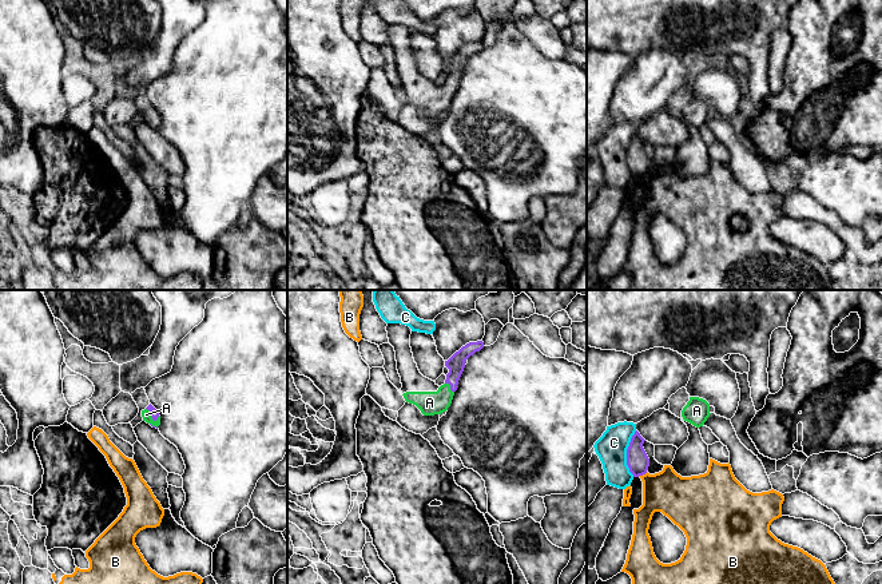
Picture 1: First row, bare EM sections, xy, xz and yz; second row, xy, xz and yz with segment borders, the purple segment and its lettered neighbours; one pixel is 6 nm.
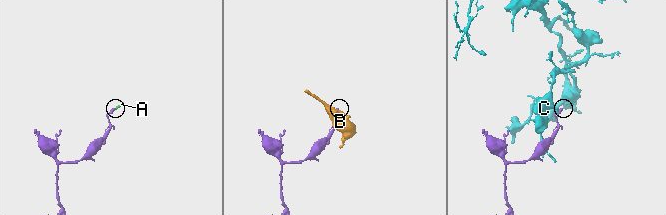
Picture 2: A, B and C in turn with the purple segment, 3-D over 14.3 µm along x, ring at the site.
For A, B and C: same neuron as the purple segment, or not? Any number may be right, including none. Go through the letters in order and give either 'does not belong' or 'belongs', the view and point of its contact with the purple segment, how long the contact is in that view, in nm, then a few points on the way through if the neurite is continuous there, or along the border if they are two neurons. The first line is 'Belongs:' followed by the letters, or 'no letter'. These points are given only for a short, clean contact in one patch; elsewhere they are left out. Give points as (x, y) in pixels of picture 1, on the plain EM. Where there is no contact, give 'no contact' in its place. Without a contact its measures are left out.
Belongs: A
A: belongs | xy (151, 115) | 110 nm | across xy (154, 114), (151, 115), (146, 115)
B: does not belong | yz (642, 175) | 70 nm
C: does not belong | yz (627, 154) | 280 nm | along yz (636, 131), (627, 150), (627, 167), (632, 177)

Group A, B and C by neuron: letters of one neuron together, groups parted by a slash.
A / B / C

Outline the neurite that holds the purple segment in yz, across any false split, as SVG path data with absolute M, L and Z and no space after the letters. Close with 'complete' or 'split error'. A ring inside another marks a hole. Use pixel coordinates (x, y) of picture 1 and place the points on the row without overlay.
M636 131L627 150L627 166L633 178L645 175L649 167L649 159L643 148L644 142Z; complete

